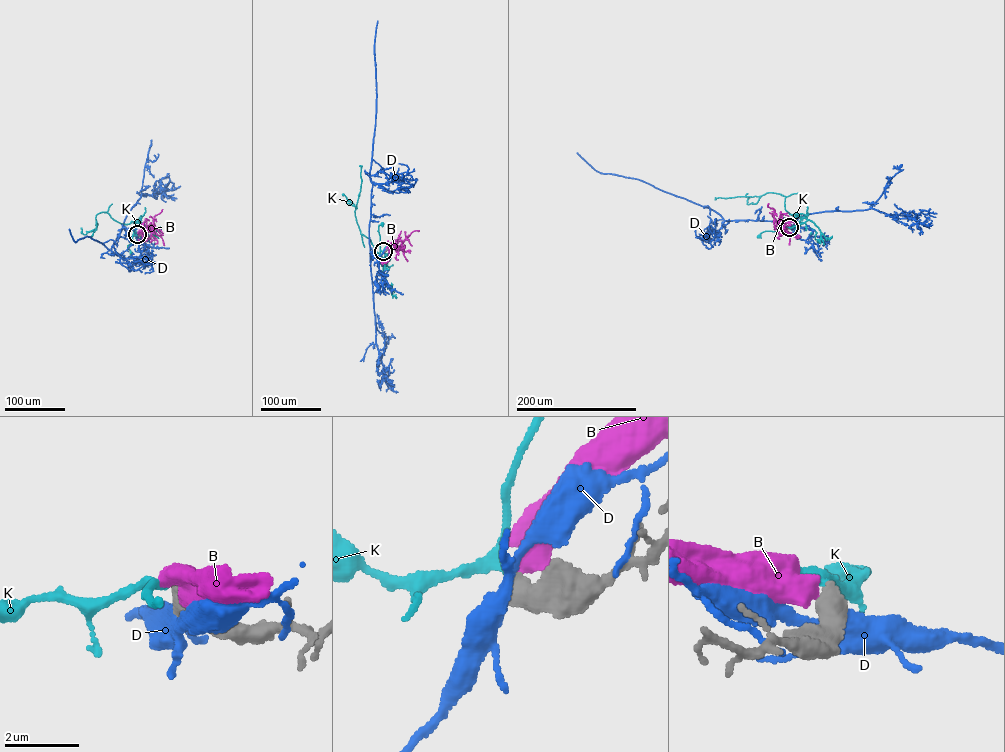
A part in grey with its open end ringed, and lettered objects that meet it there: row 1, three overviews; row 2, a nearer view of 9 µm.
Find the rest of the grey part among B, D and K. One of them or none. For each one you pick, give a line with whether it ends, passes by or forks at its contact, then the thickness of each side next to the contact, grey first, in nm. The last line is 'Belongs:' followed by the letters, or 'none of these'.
K: It passes by. Thickness 460 nm (grey) against 220 nm
Belongs: K

